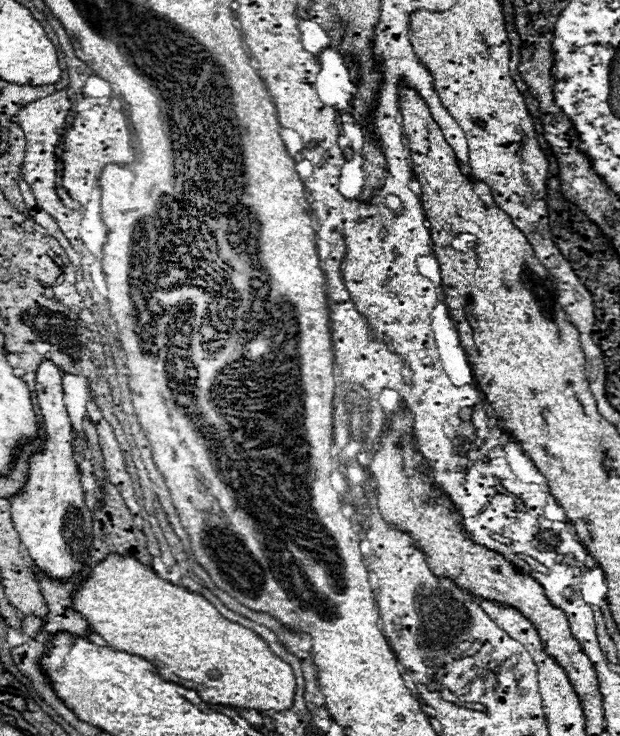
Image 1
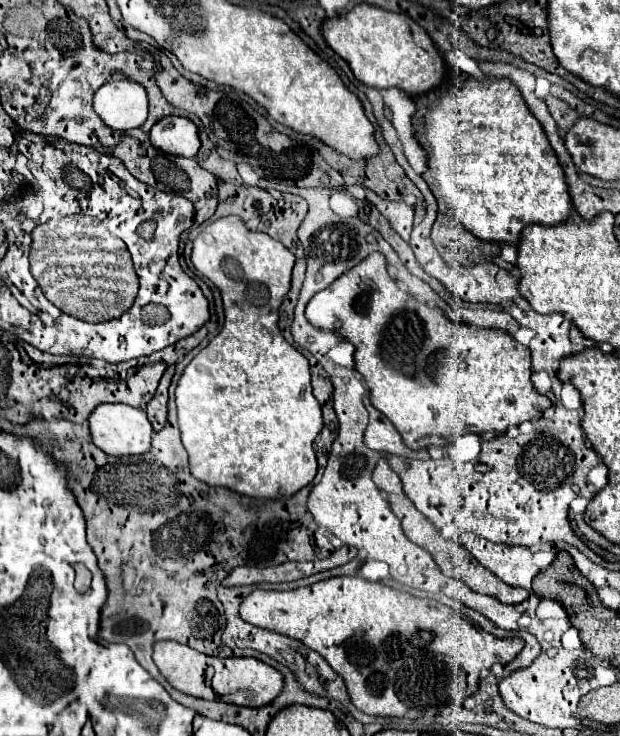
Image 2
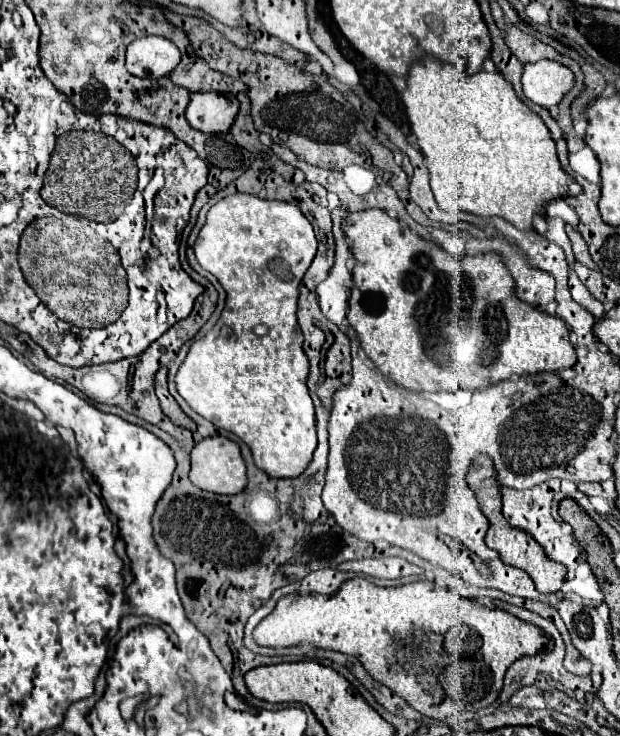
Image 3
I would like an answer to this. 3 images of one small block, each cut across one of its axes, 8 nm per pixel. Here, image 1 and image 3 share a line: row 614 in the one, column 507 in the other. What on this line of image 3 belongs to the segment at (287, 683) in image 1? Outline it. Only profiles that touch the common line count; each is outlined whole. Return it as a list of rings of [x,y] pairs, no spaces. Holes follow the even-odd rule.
[[[426,56],[410,68],[402,102],[406,106],[412,134],[416,136],[430,170],[430,186],[440,208],[456,208],[482,218],[500,216],[518,230],[530,232],[532,218],[544,214],[550,200],[572,196],[574,178],[562,170],[550,130],[538,114],[518,100],[514,88],[500,72],[478,72],[468,76],[456,66],[440,64]]]

